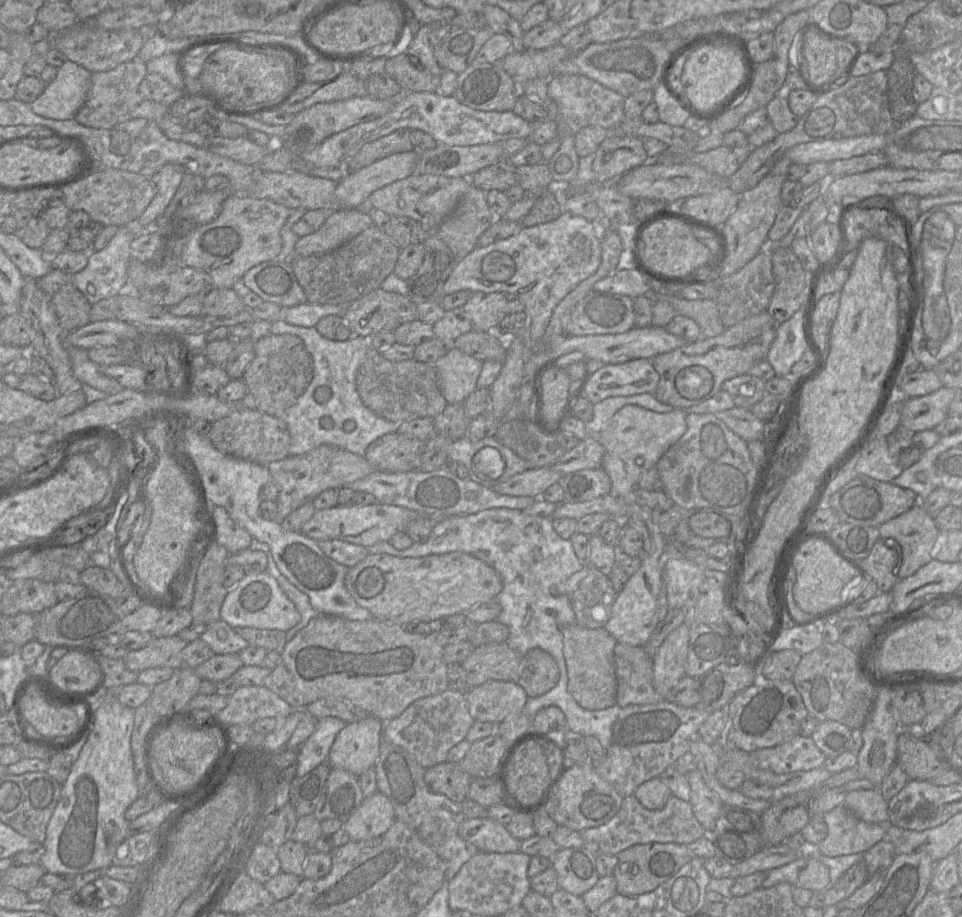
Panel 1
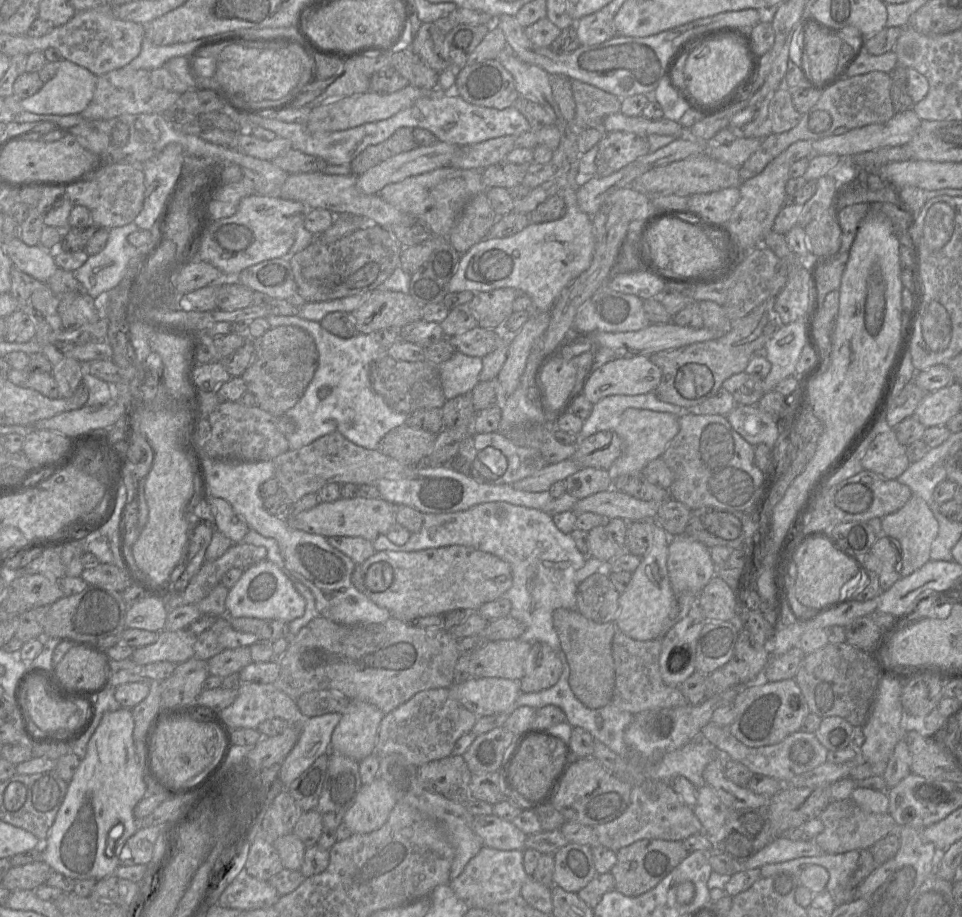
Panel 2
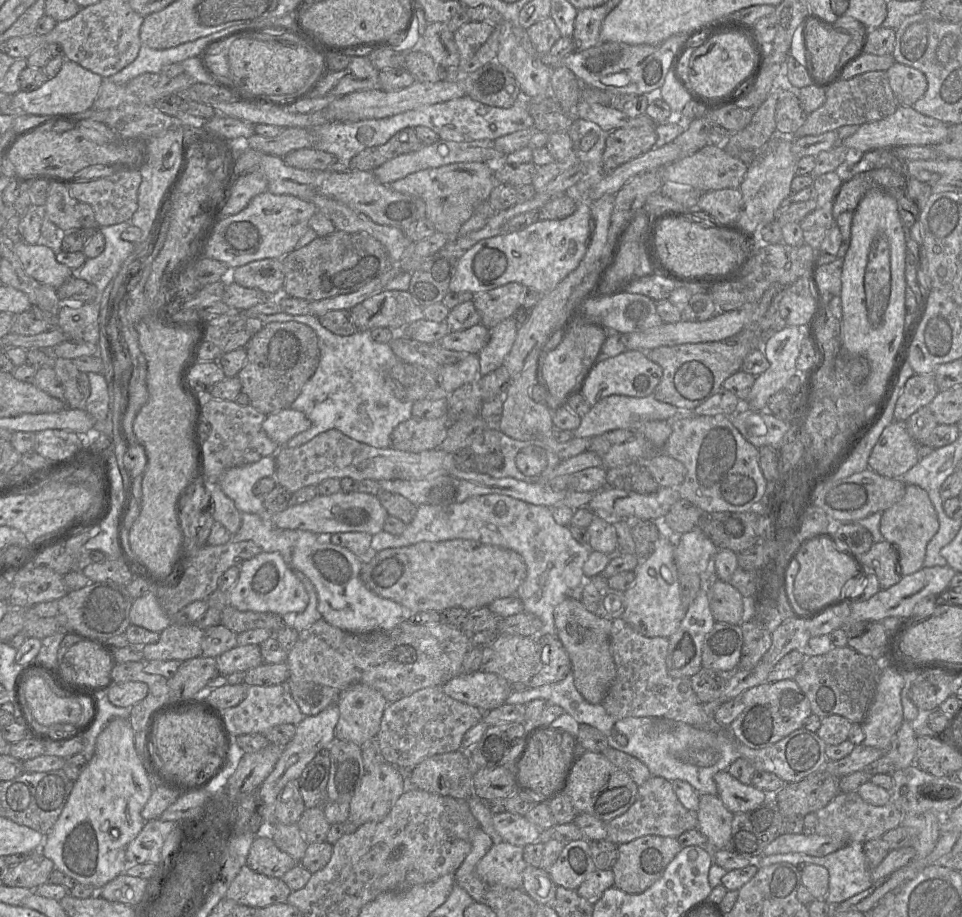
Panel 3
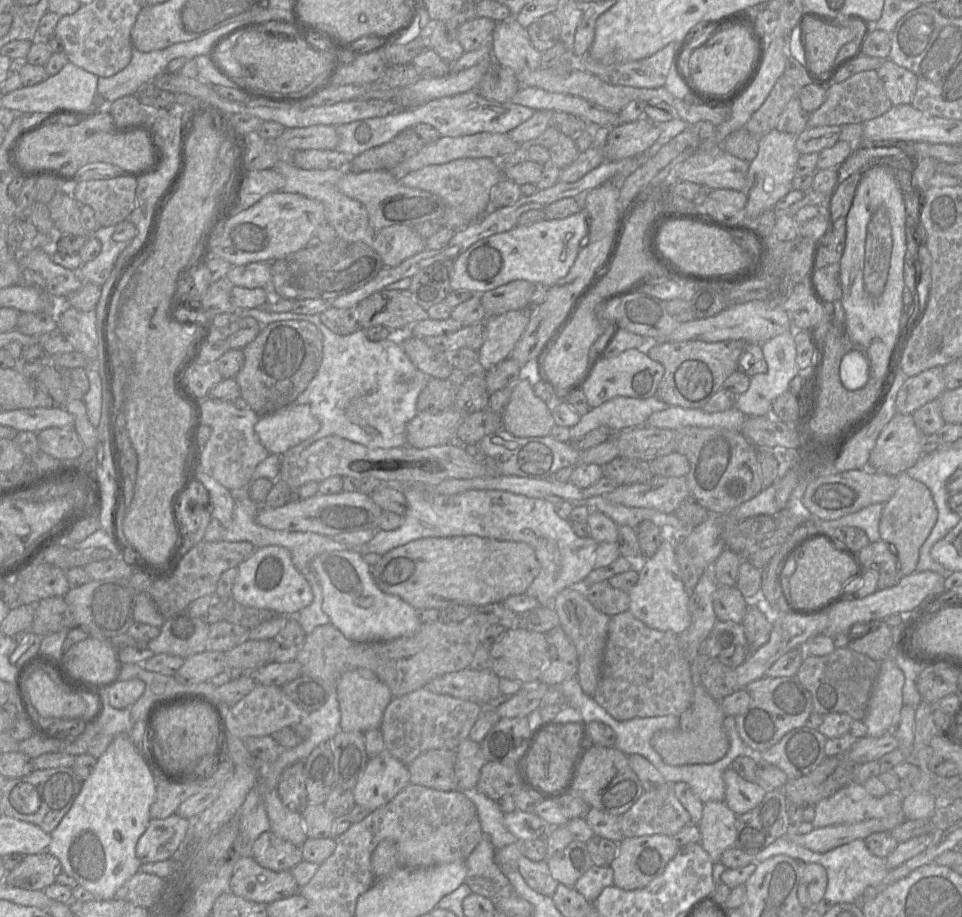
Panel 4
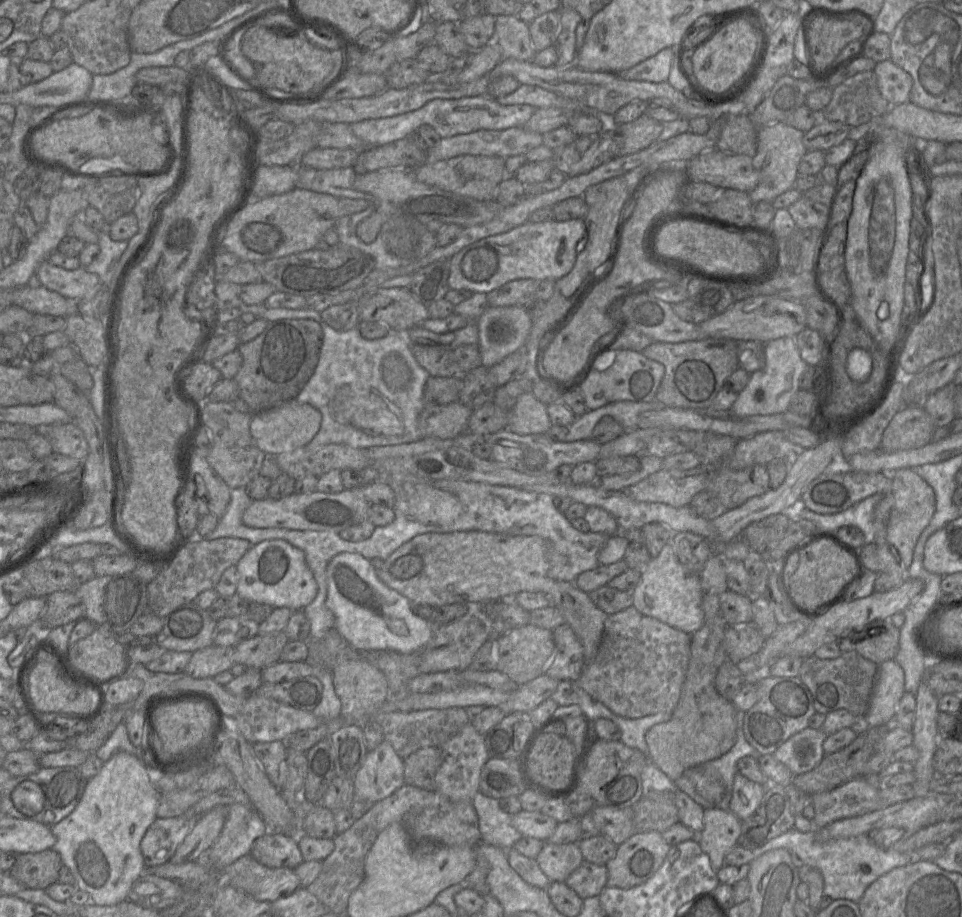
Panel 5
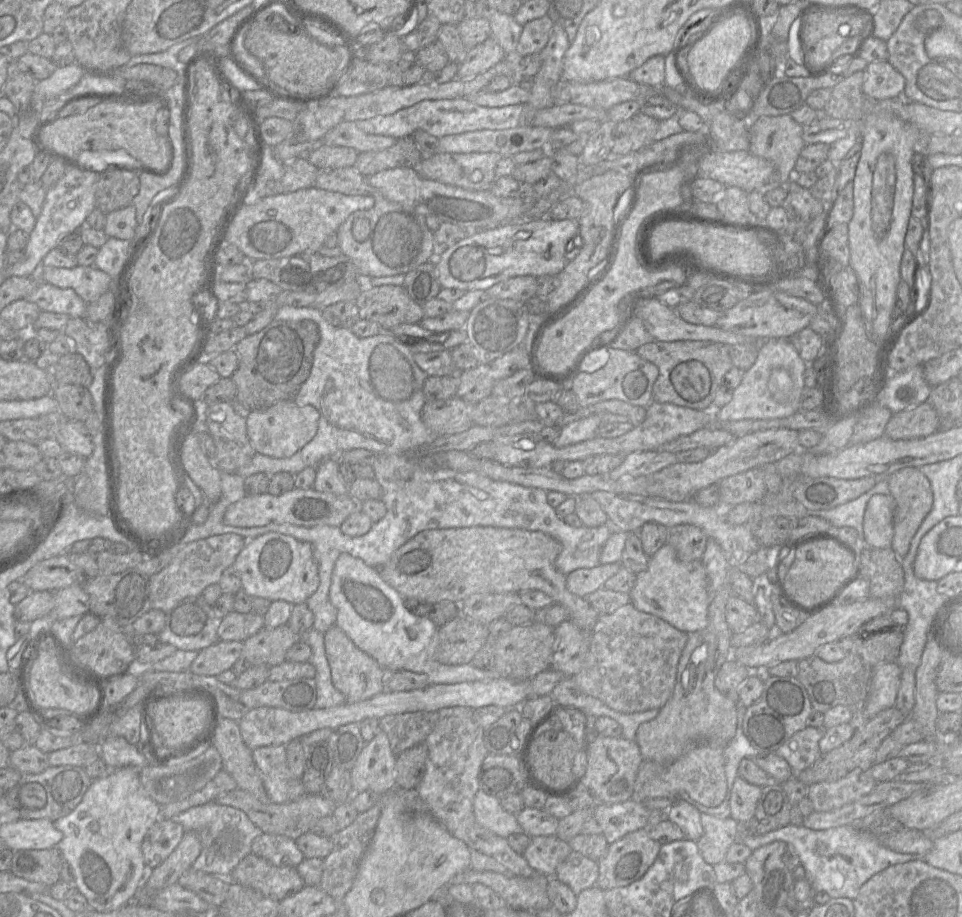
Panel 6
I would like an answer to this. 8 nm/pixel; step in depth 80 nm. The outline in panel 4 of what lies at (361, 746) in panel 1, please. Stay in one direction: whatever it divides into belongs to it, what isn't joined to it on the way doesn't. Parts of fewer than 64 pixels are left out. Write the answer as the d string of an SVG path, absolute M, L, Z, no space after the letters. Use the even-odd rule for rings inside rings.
M364 668L344 672L336 683L335 692L340 710L339 730L344 732L364 733L380 728L384 710L393 699L388 686Z

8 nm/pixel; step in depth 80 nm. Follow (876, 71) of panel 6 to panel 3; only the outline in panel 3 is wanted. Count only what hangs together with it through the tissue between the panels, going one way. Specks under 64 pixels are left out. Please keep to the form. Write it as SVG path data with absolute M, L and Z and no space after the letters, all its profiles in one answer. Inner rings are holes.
M895 62L886 72L898 105L913 107L924 96L927 79L921 71Z

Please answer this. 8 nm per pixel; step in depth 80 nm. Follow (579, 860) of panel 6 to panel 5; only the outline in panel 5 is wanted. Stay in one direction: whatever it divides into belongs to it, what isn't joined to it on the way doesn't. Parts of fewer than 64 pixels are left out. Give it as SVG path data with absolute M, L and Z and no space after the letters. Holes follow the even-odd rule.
M584 860L565 881L581 899L599 896L606 887L607 869L605 865L598 865Z

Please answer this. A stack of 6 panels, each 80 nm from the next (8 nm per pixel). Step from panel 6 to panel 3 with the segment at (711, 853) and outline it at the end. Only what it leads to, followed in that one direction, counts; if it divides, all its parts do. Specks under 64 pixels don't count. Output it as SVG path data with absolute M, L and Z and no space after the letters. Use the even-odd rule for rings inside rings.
M701 794L695 815L699 831L707 839L707 847L712 851L724 849L731 837L734 814L717 795Z

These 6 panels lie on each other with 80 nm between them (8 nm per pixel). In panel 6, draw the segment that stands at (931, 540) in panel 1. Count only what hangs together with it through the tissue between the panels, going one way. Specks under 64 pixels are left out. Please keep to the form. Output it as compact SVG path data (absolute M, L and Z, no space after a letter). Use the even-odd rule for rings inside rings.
M918 467L900 469L892 473L887 478L887 482L890 489L890 495L892 495L895 500L894 536L891 548L899 557L902 565L902 558L908 553L911 540L932 509L933 492L930 481Z

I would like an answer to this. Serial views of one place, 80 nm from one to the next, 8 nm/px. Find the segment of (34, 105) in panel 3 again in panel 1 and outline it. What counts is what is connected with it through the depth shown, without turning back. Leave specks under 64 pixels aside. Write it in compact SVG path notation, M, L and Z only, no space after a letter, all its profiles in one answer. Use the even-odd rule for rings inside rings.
M66 60L58 68L55 79L46 85L44 92L30 104L42 117L67 120L73 118L84 105L91 87L92 73L82 66Z

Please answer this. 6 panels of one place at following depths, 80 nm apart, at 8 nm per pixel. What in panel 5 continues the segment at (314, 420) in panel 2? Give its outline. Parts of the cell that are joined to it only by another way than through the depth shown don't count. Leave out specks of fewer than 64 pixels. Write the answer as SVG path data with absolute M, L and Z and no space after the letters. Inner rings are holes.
M272 304L269 309L259 314L240 309L242 313L252 313L256 318L264 318L269 322L282 319L312 319L318 322L323 330L323 344L317 368L295 399L298 403L308 403L321 412L321 427L307 445L291 452L281 453L275 457L282 472L287 472L291 465L309 457L329 444L343 444L353 448L368 449L377 446L412 443L424 438L419 429L418 418L424 409L423 393L430 374L415 359L411 343L404 333L390 331L382 338L368 340L362 337L357 327L348 331L333 329L324 322L320 312L307 307L289 309Z

